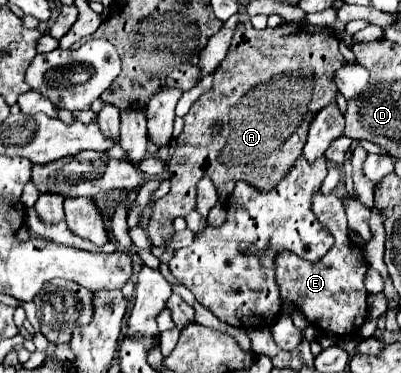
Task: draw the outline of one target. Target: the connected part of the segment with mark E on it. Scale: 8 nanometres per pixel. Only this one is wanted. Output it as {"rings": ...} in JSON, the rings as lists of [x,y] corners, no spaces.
{"rings":[[[318,191],[312,197],[312,209],[318,221],[334,235],[336,243],[328,251],[328,255],[318,263],[304,261],[290,251],[278,253],[274,263],[276,263],[276,281],[280,297],[282,301],[290,301],[308,319],[310,325],[340,337],[348,333],[354,335],[362,327],[368,311],[366,287],[364,287],[364,275],[368,271],[368,263],[364,259],[362,249],[358,249],[358,245],[354,245],[348,237],[348,223],[342,199],[338,199],[334,193],[324,195],[322,191]]]}

